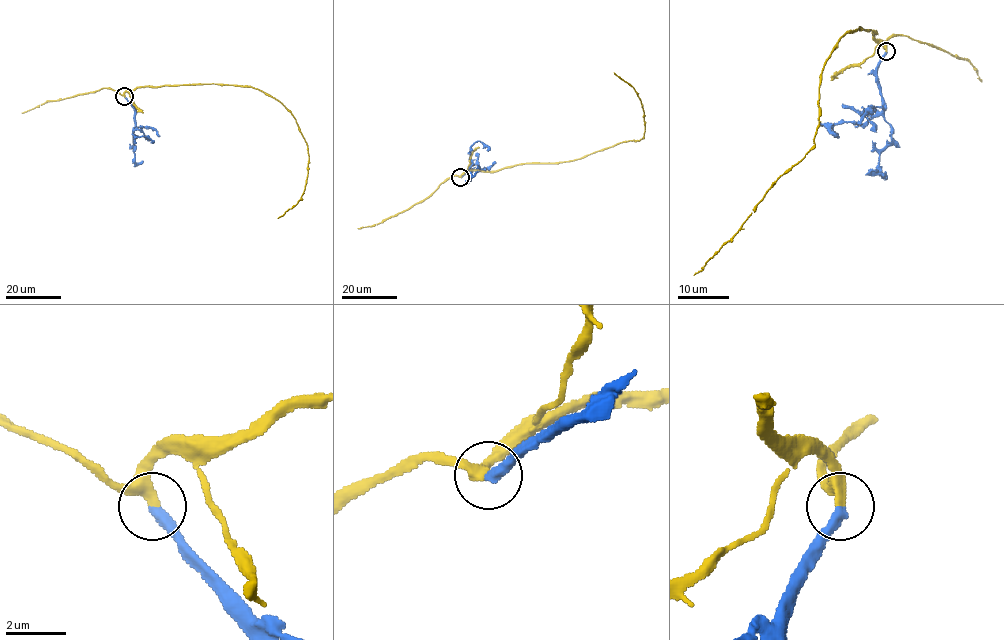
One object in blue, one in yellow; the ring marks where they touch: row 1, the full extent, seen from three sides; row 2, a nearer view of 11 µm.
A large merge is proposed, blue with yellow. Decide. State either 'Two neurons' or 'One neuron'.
One neuron

